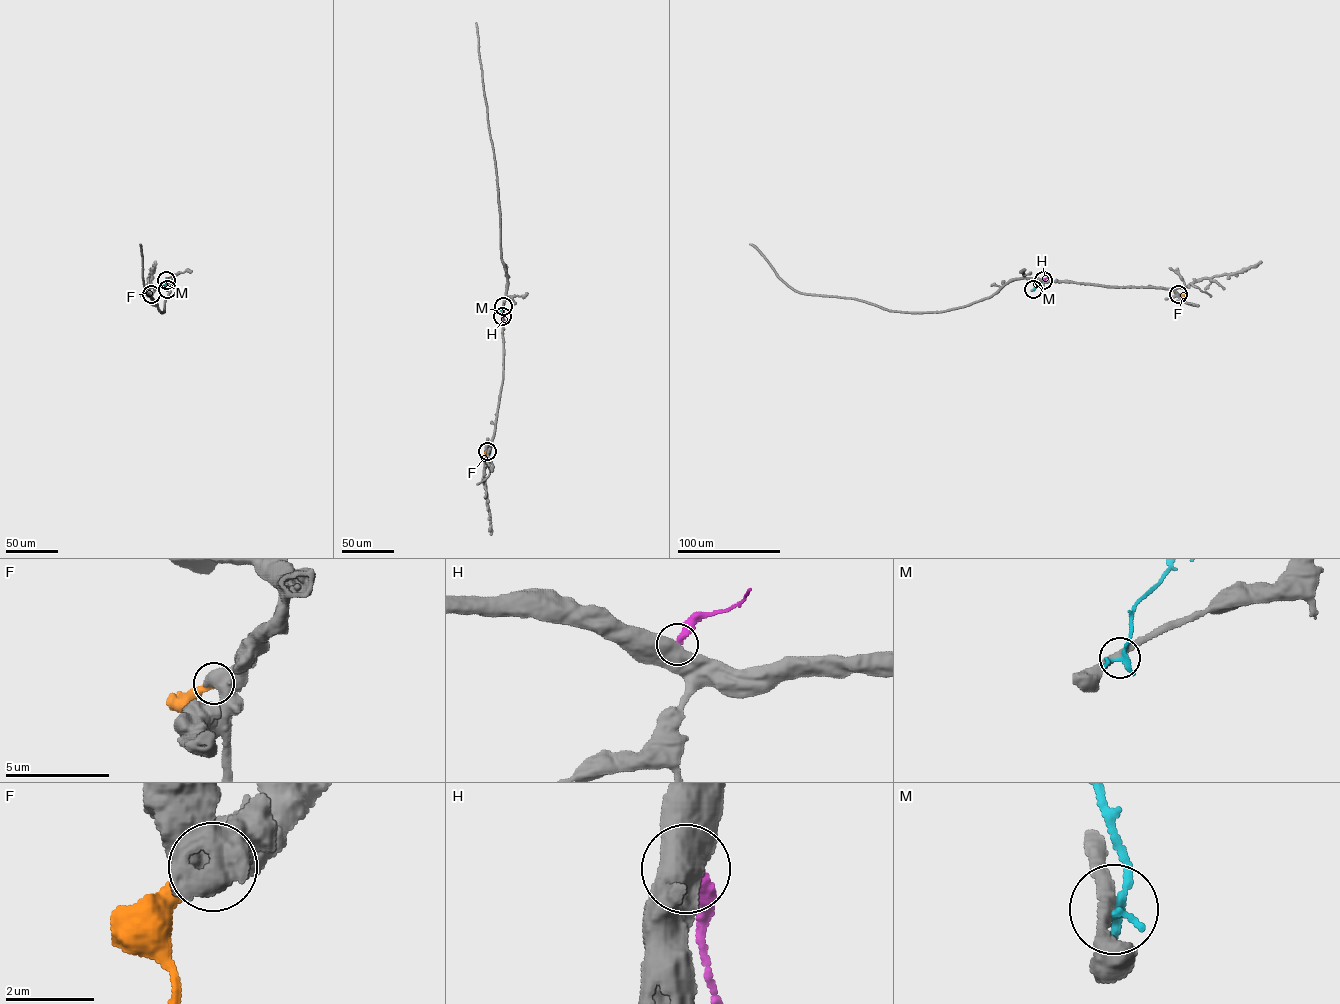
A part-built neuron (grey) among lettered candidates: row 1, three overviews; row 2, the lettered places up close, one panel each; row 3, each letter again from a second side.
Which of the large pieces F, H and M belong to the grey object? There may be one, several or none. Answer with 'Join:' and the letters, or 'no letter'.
Join: F

